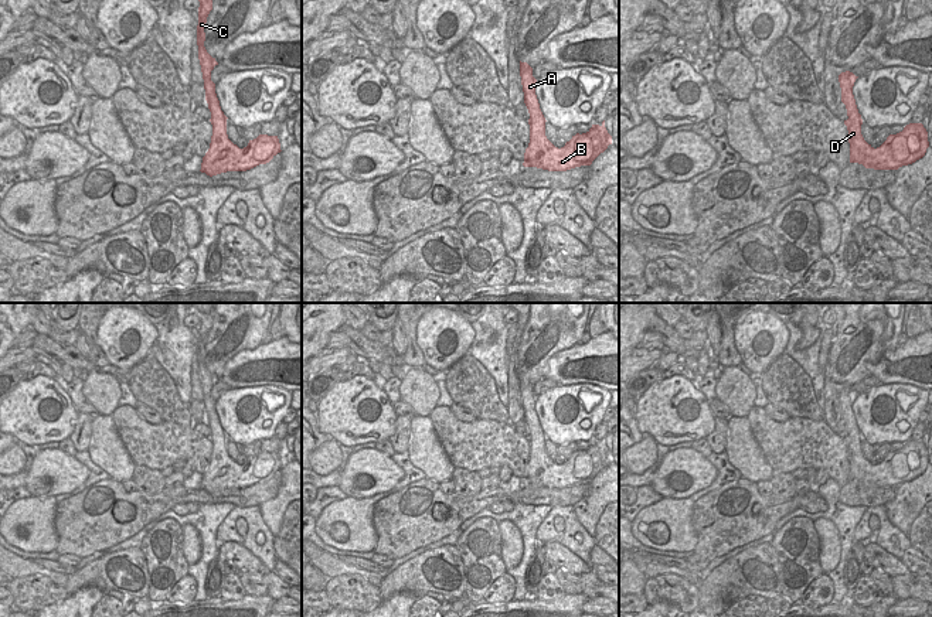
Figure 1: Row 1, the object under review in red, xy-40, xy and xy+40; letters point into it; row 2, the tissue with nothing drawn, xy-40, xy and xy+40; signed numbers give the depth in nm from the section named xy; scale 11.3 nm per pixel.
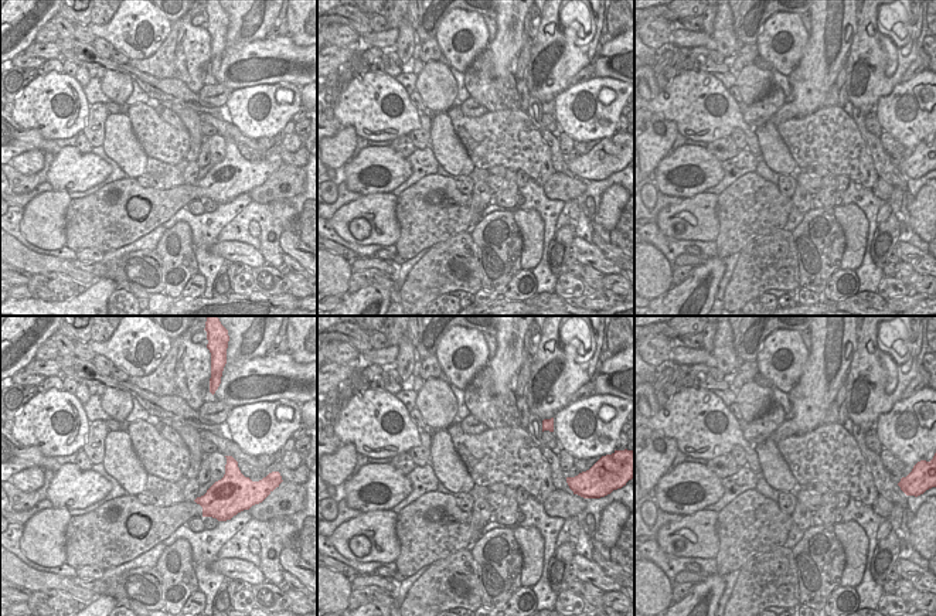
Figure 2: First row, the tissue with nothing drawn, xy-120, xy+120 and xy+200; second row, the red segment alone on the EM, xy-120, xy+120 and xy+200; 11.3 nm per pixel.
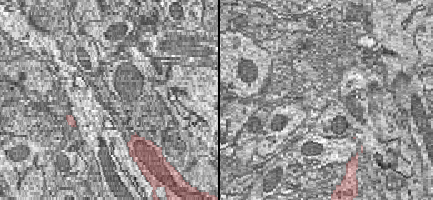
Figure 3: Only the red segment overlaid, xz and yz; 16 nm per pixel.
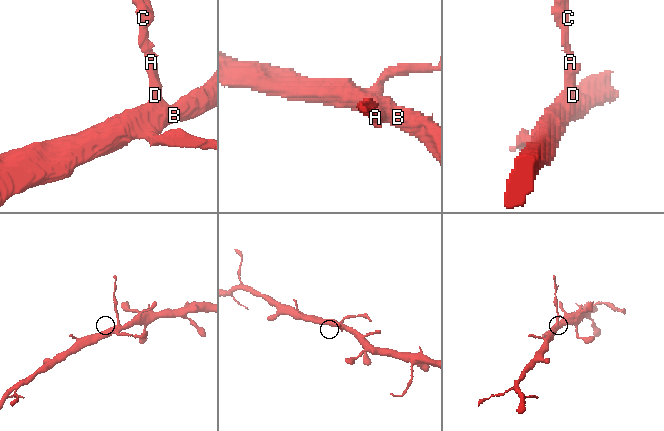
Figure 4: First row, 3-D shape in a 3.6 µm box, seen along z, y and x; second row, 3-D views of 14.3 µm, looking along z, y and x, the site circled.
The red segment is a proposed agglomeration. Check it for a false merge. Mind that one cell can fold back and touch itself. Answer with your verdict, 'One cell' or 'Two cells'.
Two cells

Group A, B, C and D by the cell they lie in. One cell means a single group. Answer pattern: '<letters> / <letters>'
A C / B D

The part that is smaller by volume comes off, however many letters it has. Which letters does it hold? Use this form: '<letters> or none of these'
A, C

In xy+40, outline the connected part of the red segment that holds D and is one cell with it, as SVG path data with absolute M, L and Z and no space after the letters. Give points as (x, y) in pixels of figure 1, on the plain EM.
M856 426L851 436L844 437L848 447L850 480L874 487L898 487L922 475L929 464L928 449L922 440L909 440L902 449L890 451L877 466L861 451L863 436Z

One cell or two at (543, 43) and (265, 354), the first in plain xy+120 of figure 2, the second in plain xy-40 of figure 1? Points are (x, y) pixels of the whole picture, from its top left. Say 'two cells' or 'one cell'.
two cells

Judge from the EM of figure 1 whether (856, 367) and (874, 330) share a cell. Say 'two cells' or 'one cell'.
one cell

